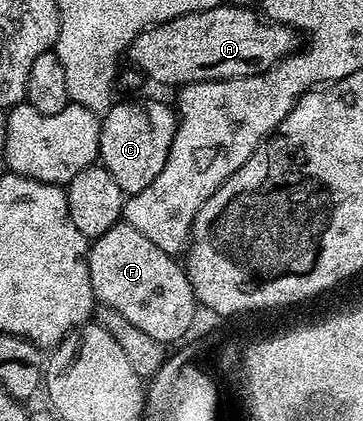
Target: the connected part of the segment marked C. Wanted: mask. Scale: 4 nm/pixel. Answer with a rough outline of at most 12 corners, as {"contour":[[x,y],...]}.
{"contour":[[163,101],[101,117],[99,161],[125,195],[145,191],[173,143]]}

